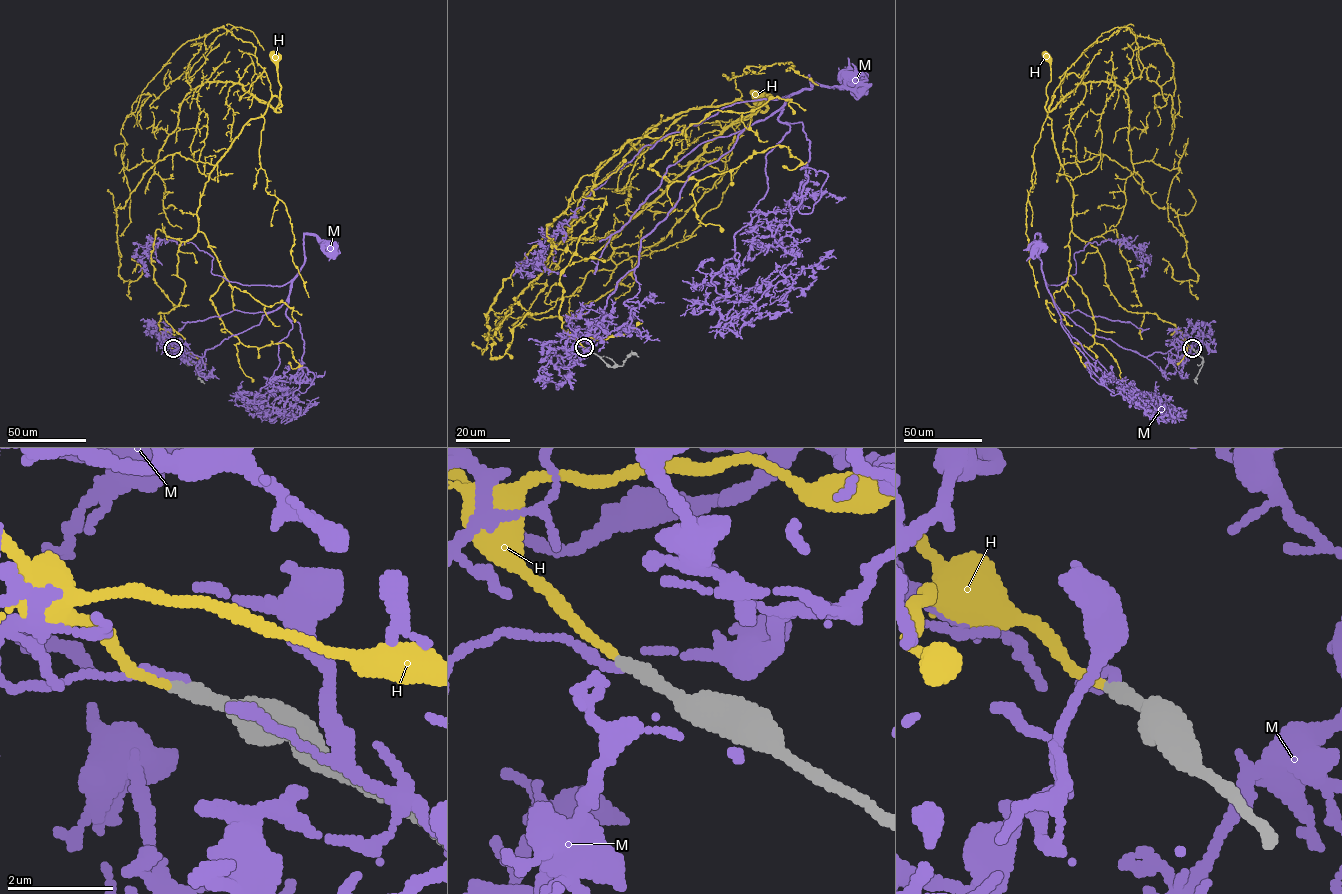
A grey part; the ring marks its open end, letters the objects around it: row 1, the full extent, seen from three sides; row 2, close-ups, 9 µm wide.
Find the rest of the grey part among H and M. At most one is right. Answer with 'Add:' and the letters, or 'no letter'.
Add: H

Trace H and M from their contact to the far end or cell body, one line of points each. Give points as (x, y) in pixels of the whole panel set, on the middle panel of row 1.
H: (584, 347), (562, 327), (559, 281), (603, 207), (595, 174), (660, 121), (737, 100), (763, 112), (761, 96)
M: (585, 347), (567, 350), (565, 366), (687, 178), (809, 89), (809, 75), (829, 86), (854, 77)

